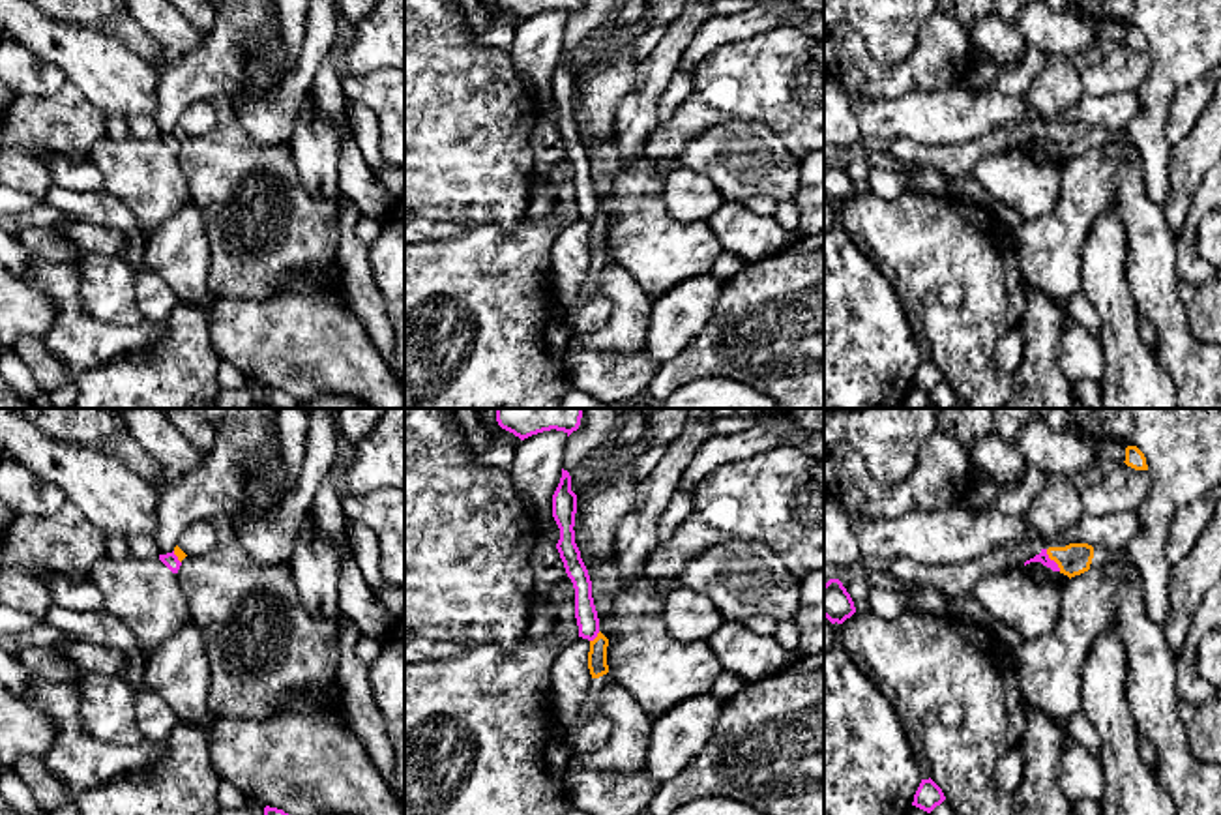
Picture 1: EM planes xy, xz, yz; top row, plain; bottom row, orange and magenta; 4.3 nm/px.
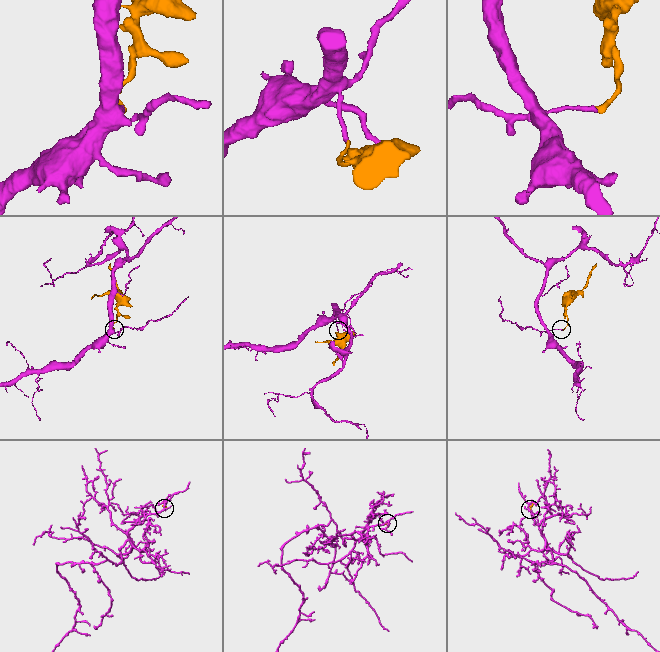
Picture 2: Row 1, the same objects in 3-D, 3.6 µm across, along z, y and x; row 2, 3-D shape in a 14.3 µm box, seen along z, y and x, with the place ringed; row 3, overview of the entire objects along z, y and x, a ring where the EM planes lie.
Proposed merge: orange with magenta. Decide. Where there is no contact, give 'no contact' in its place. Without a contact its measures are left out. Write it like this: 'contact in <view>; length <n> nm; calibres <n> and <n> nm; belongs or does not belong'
contact in yz; length 120 nm; calibres 140 and 50 nm; does not belong

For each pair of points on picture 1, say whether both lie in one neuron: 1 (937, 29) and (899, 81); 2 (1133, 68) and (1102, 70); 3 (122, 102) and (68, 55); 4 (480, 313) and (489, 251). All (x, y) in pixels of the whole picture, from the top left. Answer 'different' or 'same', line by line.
1: same
2: same
3: same
4: same

